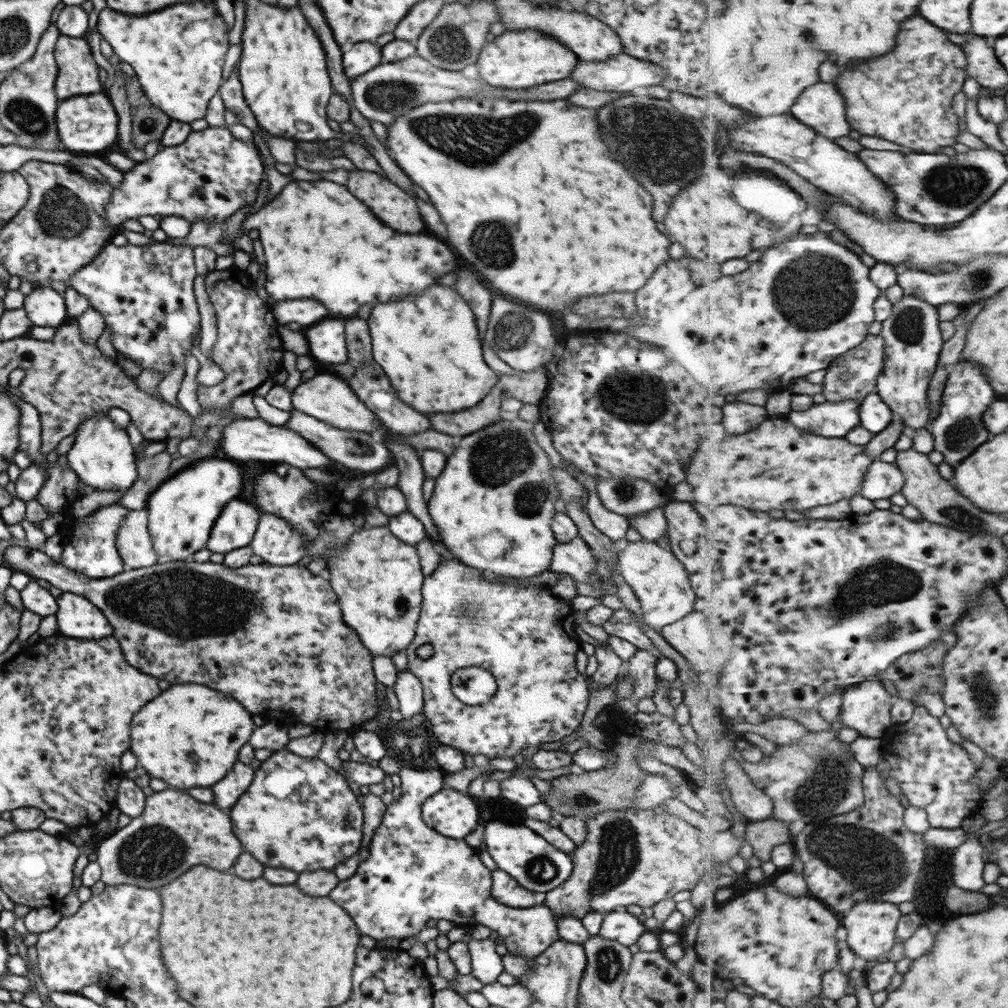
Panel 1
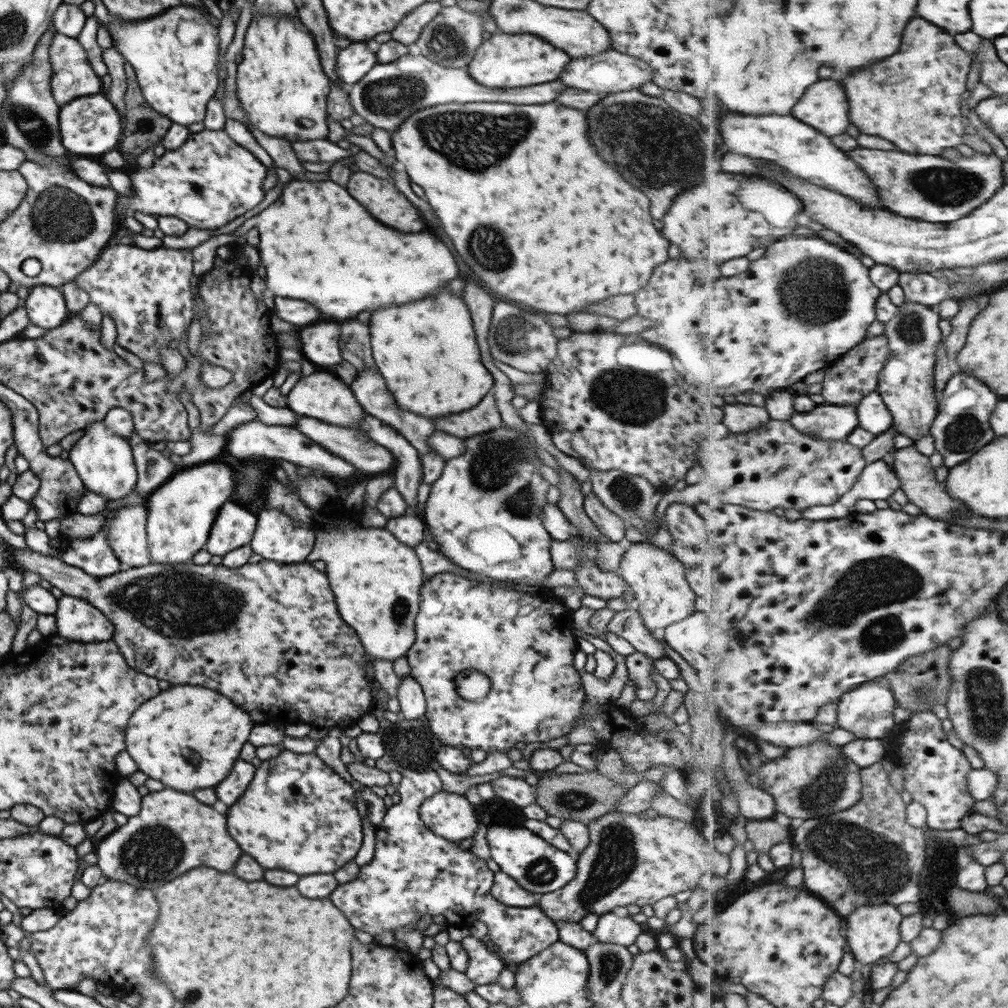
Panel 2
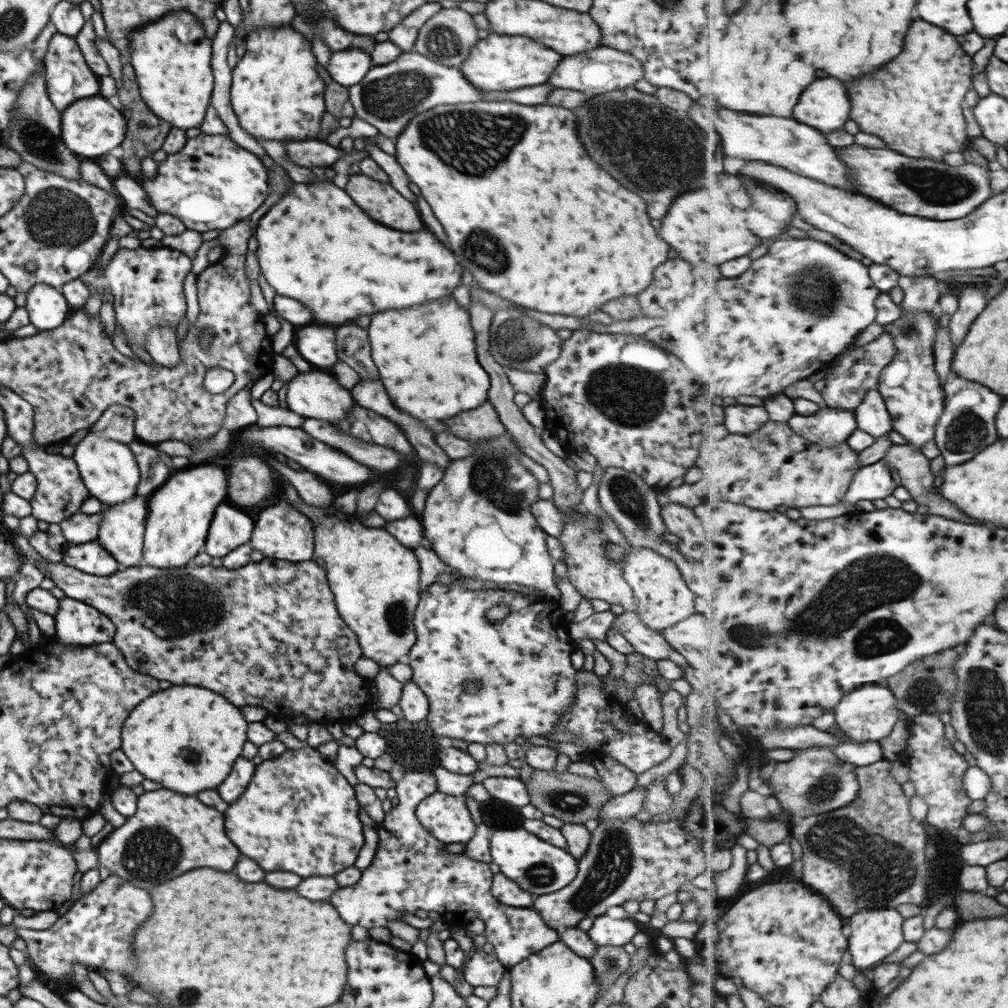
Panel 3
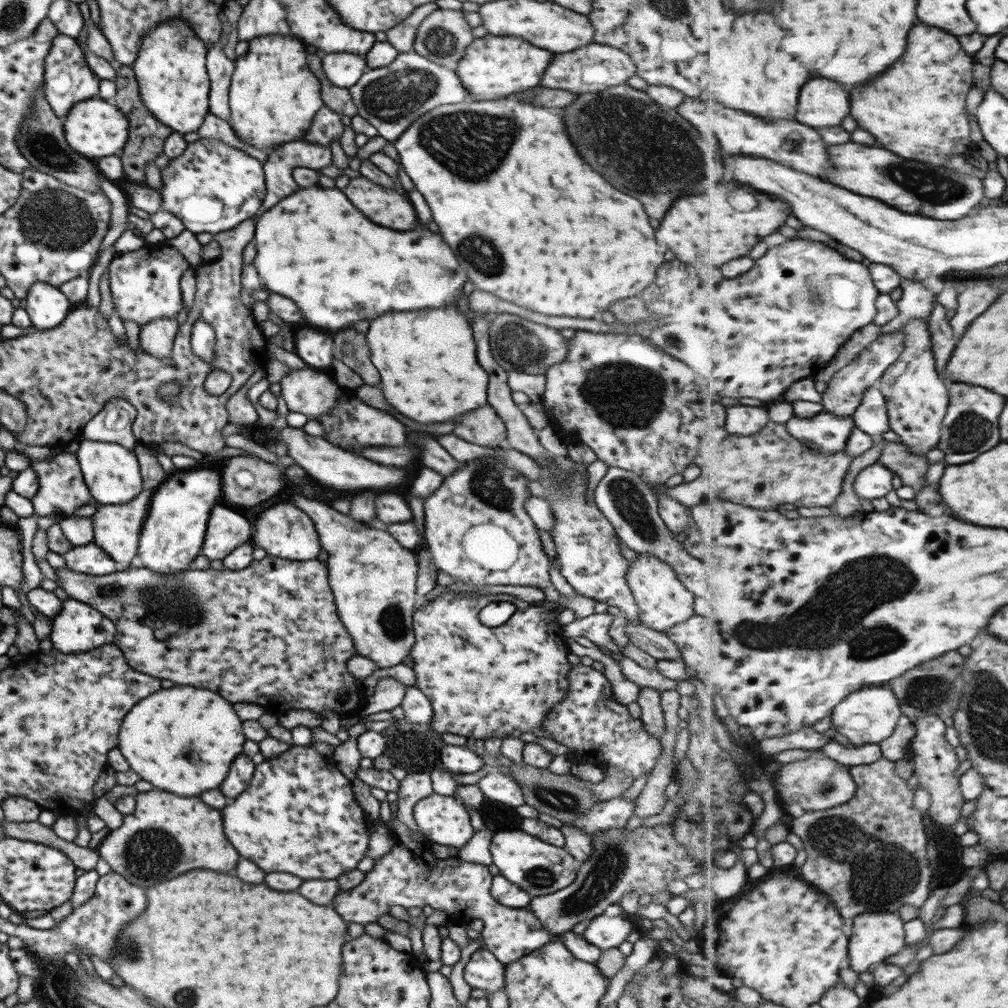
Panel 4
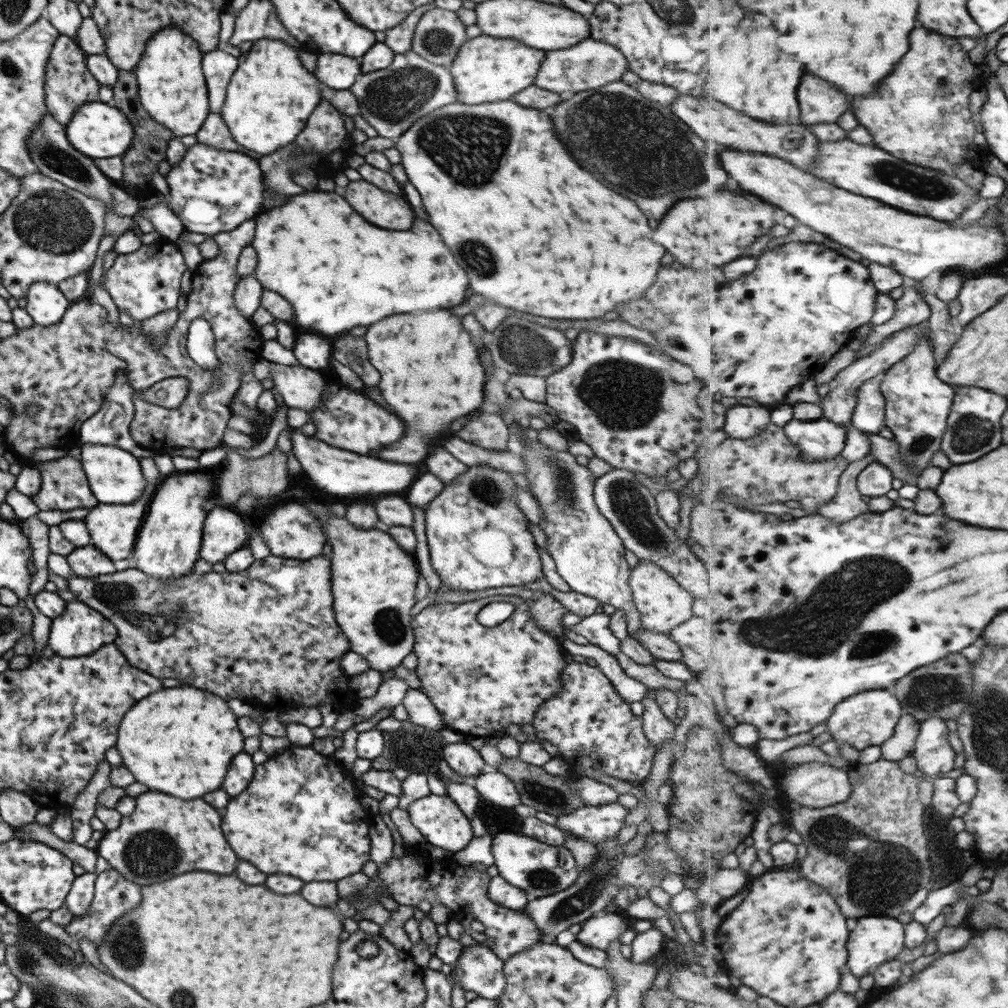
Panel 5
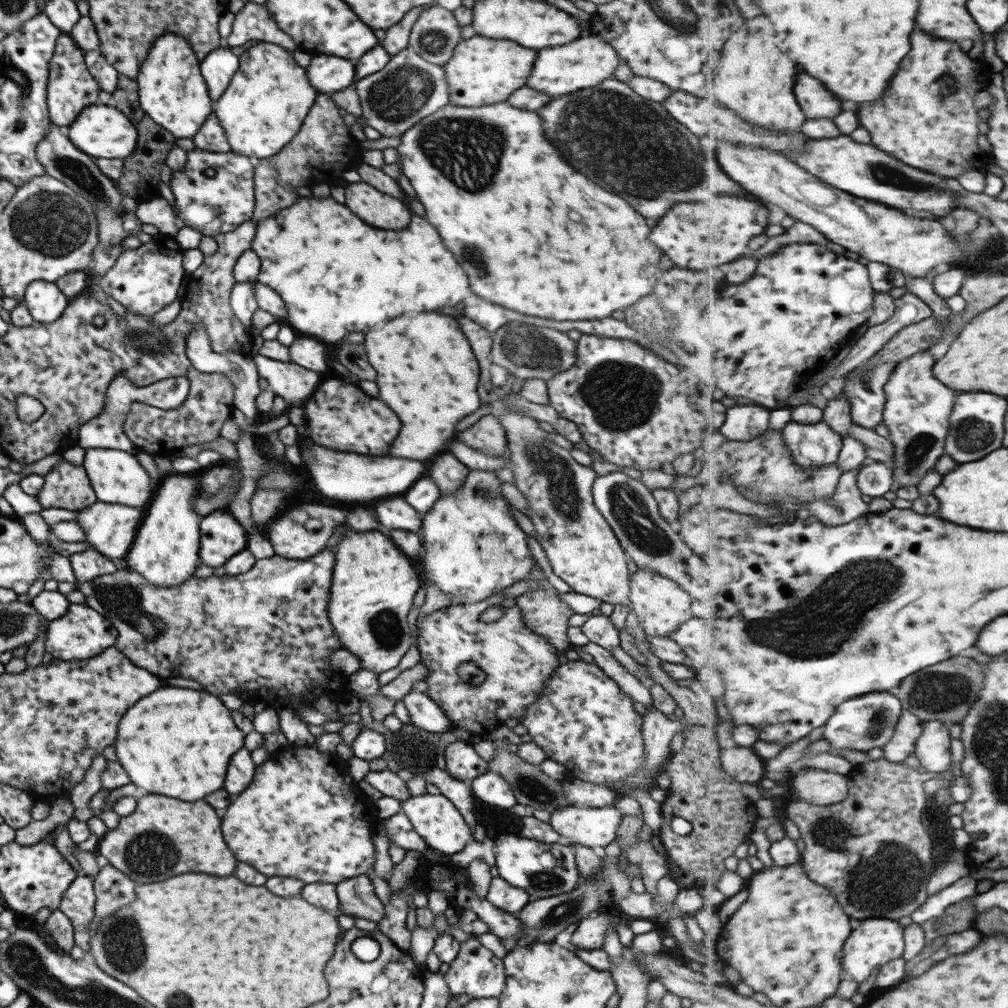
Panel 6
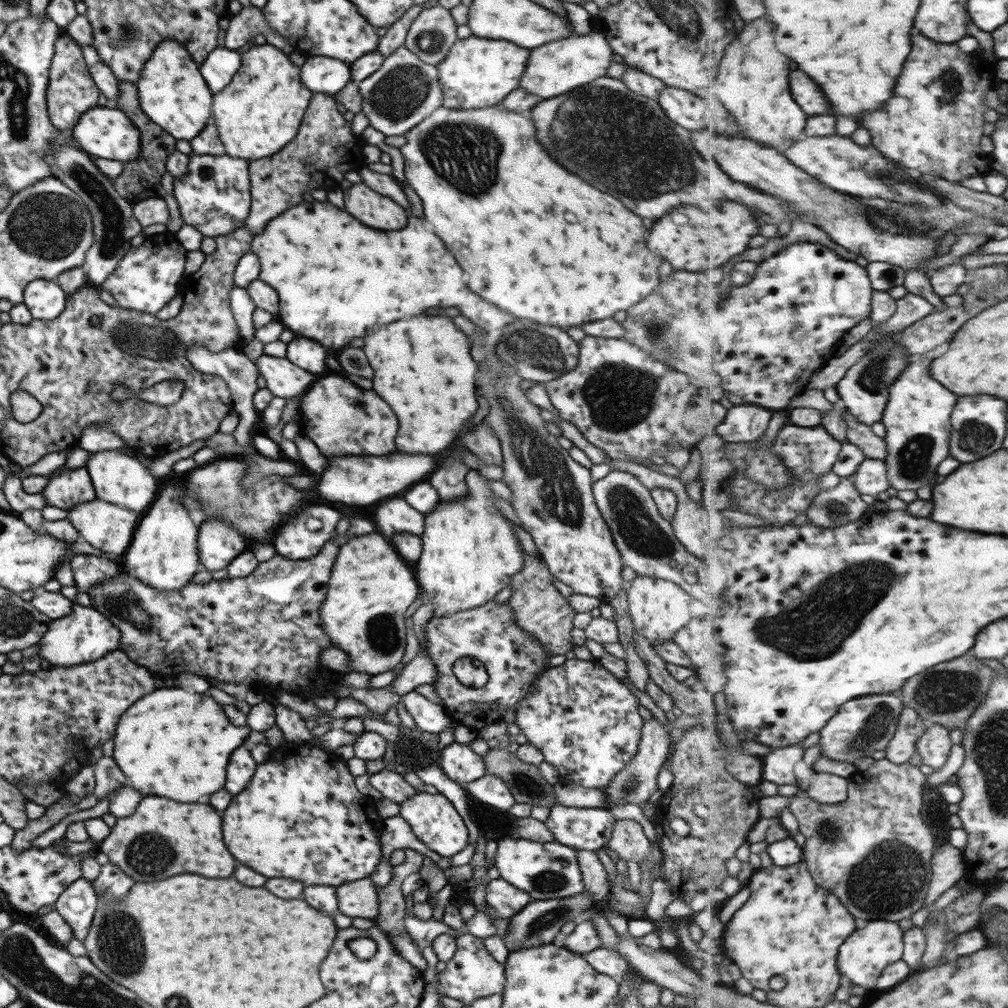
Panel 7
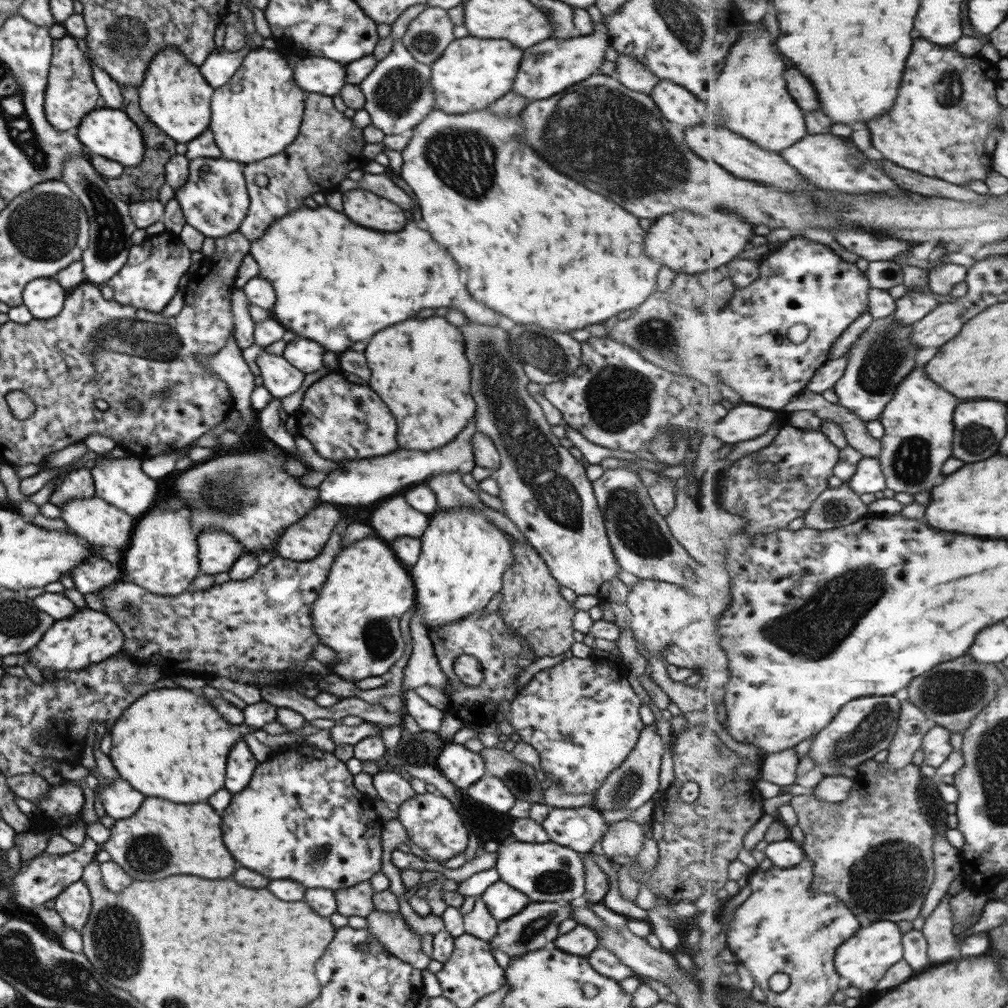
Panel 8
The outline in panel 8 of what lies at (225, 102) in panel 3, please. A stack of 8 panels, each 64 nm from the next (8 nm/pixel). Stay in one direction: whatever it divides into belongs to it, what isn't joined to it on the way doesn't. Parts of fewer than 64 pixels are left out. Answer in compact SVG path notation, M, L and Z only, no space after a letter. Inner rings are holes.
M224 46L218 47L199 66L199 71L212 88L220 88L235 76L249 51L248 46L236 52L227 51Z

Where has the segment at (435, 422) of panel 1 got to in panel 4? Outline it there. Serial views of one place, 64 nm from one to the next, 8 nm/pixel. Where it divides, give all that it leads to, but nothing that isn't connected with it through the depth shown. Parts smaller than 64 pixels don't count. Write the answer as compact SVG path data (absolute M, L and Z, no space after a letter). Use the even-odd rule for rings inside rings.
M484 406L462 414L460 420L454 422L452 434L464 438L466 442L498 448L501 440L507 438L507 428L491 406Z

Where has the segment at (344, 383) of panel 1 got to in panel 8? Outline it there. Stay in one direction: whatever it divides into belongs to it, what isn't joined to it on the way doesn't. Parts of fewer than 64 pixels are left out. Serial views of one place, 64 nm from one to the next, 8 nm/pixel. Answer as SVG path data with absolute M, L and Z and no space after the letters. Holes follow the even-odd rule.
M265 349L256 357L263 385L275 396L282 399L294 394L304 382L305 374L290 364L283 356L276 356Z

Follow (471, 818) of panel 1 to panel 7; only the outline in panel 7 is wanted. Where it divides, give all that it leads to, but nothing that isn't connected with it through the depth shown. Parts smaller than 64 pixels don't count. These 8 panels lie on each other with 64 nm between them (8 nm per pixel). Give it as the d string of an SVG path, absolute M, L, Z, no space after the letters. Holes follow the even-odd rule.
M417 792L399 805L401 806L399 815L408 822L418 840L423 842L432 851L433 856L442 863L464 850L469 843L468 828L464 825L456 807L443 794Z

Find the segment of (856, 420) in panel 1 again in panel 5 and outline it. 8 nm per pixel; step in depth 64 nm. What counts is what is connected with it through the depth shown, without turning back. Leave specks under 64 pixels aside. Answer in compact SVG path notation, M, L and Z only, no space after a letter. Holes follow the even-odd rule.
M824 415L818 420L792 420L786 426L790 438L799 444L806 462L837 459L845 451L850 426L838 424Z

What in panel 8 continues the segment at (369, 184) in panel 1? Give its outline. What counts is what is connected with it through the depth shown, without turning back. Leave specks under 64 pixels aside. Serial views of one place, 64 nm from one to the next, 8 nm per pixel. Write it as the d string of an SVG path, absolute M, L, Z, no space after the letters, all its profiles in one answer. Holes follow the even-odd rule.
M350 187L342 189L344 192L344 214L350 216L356 224L366 228L384 230L384 232L398 232L406 224L406 216L400 206L384 200L369 190Z

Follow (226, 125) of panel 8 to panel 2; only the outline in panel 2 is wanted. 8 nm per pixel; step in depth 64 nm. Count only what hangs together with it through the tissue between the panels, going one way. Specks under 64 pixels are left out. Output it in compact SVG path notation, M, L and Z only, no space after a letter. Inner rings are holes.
M253 9L241 52L236 94L248 124L290 143L327 139L327 96L332 82L322 68L313 34L301 28L298 15L264 17Z

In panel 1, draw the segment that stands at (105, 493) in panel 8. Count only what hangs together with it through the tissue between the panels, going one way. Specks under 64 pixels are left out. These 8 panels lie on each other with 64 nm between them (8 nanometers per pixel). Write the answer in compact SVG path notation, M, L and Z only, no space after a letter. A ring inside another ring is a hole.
M107 415L86 417L78 425L72 448L66 455L69 467L79 476L79 480L94 487L96 491L122 491L124 494L139 477L134 446L128 439L128 433Z

